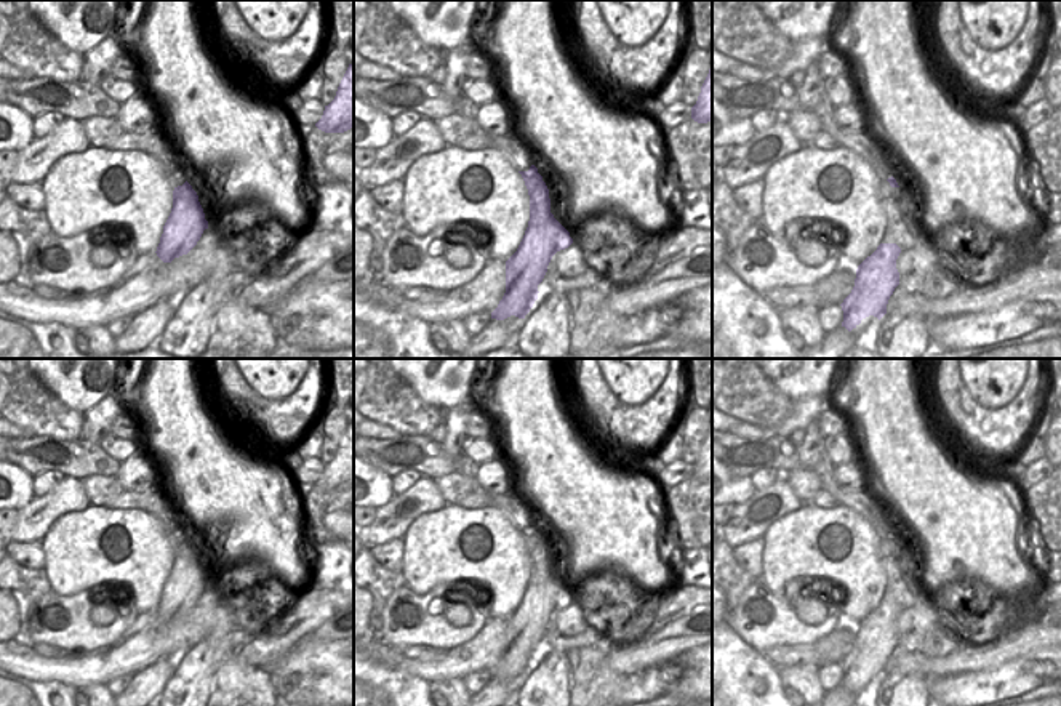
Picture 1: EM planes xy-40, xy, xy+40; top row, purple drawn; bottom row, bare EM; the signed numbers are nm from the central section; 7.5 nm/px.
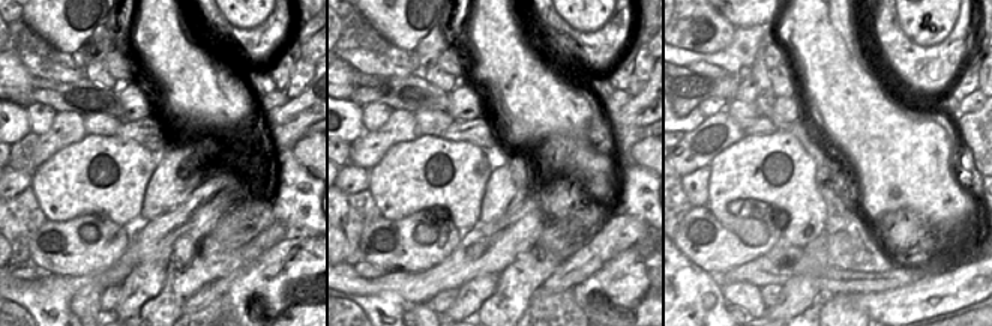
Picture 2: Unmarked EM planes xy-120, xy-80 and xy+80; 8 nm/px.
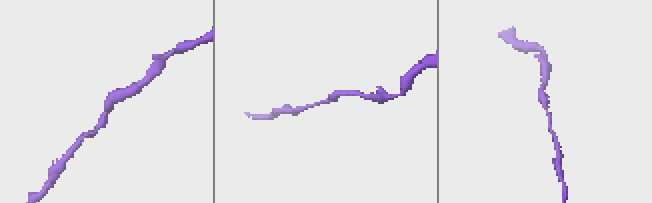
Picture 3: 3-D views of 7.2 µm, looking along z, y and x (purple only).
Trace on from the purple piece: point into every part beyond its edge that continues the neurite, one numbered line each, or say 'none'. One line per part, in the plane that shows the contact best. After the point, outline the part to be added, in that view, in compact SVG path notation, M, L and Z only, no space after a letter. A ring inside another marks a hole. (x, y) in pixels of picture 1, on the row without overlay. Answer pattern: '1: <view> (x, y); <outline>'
none

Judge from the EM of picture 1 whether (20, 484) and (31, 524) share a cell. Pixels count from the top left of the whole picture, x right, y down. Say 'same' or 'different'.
different

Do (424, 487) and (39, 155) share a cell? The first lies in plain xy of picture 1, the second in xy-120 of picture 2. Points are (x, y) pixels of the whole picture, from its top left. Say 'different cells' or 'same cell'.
same cell

